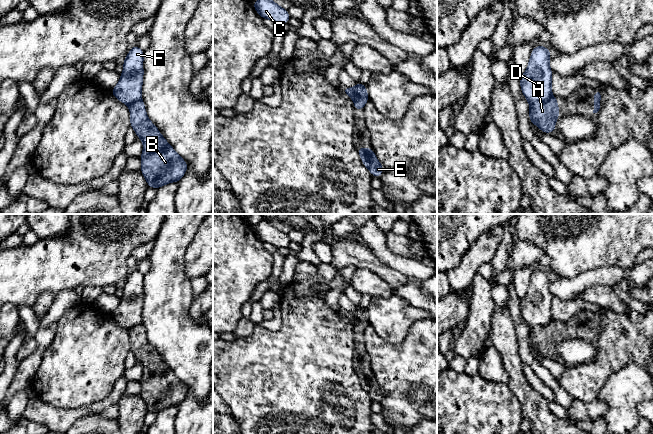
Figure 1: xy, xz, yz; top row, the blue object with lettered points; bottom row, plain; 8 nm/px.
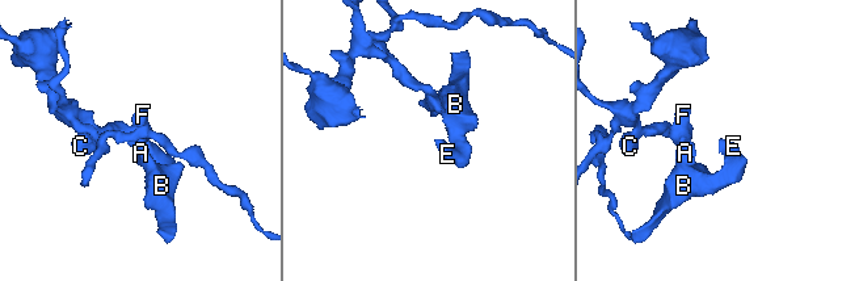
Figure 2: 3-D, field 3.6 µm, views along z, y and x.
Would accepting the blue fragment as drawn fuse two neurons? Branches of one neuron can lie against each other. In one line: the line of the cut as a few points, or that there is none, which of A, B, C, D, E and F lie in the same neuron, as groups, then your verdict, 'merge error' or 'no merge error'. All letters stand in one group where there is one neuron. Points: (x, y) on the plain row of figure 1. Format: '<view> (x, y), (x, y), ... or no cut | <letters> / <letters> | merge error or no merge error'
yz (552, 320), (546, 324), (530, 328) | A B E / C D F | merge error

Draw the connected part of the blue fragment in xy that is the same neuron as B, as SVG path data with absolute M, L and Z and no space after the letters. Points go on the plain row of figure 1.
M143 324L129 328L128 332L130 351L143 367L140 396L146 403L148 412L159 413L171 406L178 407L187 396L187 386L150 345Z

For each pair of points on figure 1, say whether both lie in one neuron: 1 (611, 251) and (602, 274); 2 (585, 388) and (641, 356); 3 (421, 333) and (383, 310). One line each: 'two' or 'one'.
1: two
2: one
3: two

